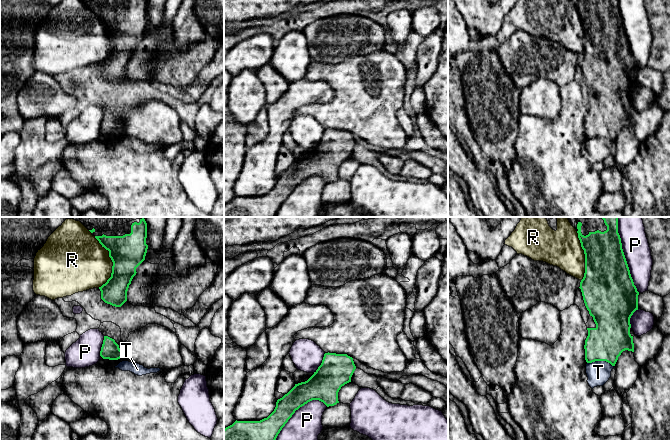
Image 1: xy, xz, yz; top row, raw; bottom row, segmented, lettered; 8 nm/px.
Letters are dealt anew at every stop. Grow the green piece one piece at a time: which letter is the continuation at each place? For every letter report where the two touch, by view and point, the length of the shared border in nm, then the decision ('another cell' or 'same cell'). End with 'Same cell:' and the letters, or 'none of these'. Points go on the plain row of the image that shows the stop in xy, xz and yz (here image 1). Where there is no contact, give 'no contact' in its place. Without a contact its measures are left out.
P: yz (625, 34) | 600 nm | another cell
R: xy (112, 37) | 420 nm | another cell
T: yz (600, 136) | 220 nm | another cell
Same cell: none of these

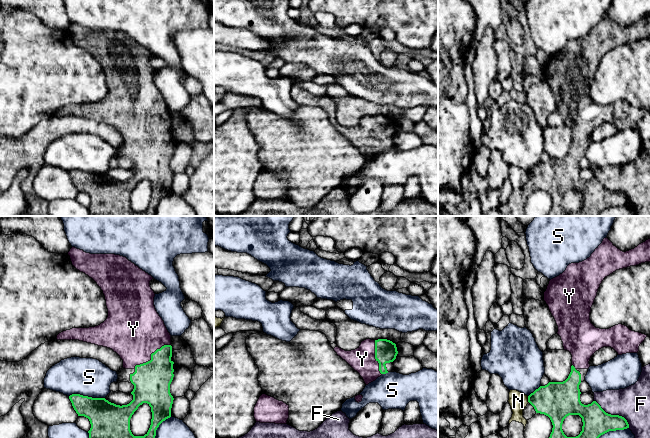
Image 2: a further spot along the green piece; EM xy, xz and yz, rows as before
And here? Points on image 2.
F: yz (614, 191) | 360 nm | another cell
N: yz (528, 175) | 60 nm | another cell
S: xy (87, 172) | 280 nm | another cell
Y: xy (151, 132) | 360 nm | same cell
Same cell: Y

